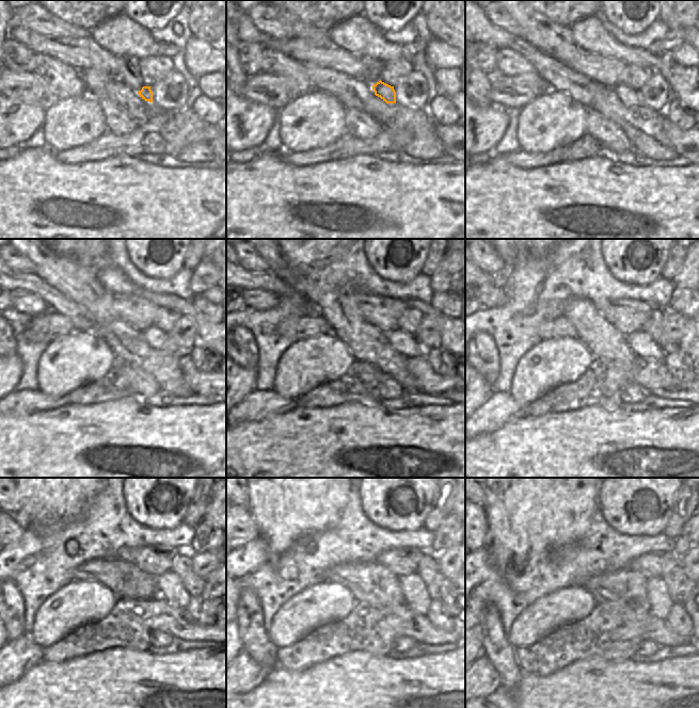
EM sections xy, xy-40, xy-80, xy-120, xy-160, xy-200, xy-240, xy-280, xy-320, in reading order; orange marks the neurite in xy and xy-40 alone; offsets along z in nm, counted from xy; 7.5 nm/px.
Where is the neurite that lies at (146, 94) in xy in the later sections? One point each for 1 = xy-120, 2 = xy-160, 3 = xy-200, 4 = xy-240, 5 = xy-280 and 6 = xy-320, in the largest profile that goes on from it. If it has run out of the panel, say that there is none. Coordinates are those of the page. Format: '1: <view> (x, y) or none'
1: xy-120 (157, 338)
2: xy-160 (403, 342)
3: xy-200 (642, 344)
4: xy-240 (170, 586)
5: xy-280 (413, 588)
6: xy-320 (660, 600)

